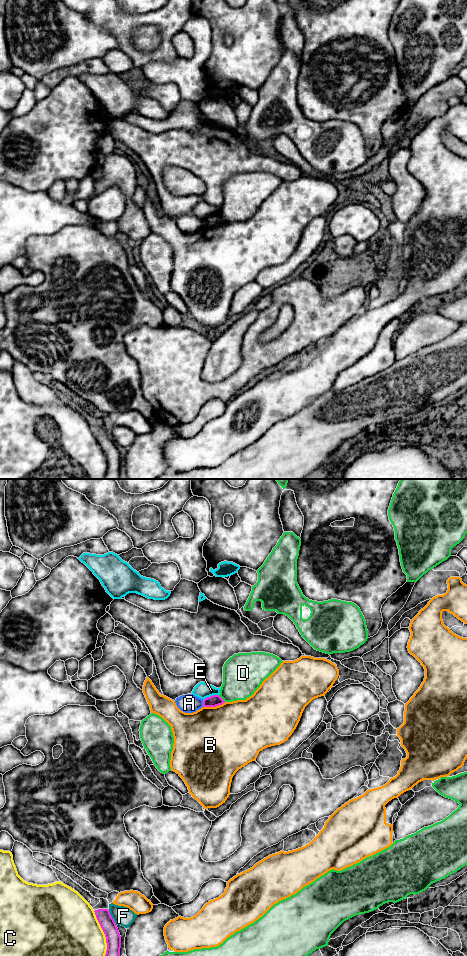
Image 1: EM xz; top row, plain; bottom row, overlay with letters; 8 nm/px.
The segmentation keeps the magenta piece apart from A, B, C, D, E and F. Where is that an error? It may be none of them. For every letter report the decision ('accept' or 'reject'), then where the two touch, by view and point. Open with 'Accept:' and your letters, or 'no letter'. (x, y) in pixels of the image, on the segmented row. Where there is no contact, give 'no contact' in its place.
Accept: no letter
A: reject; contact xz (203, 703)
B: reject; contact xz (214, 706)
C: reject; contact xz (104, 933)
D: reject; contact xz (221, 698)
E: reject; contact xz (210, 696)
F: reject; contact xz (111, 917)

